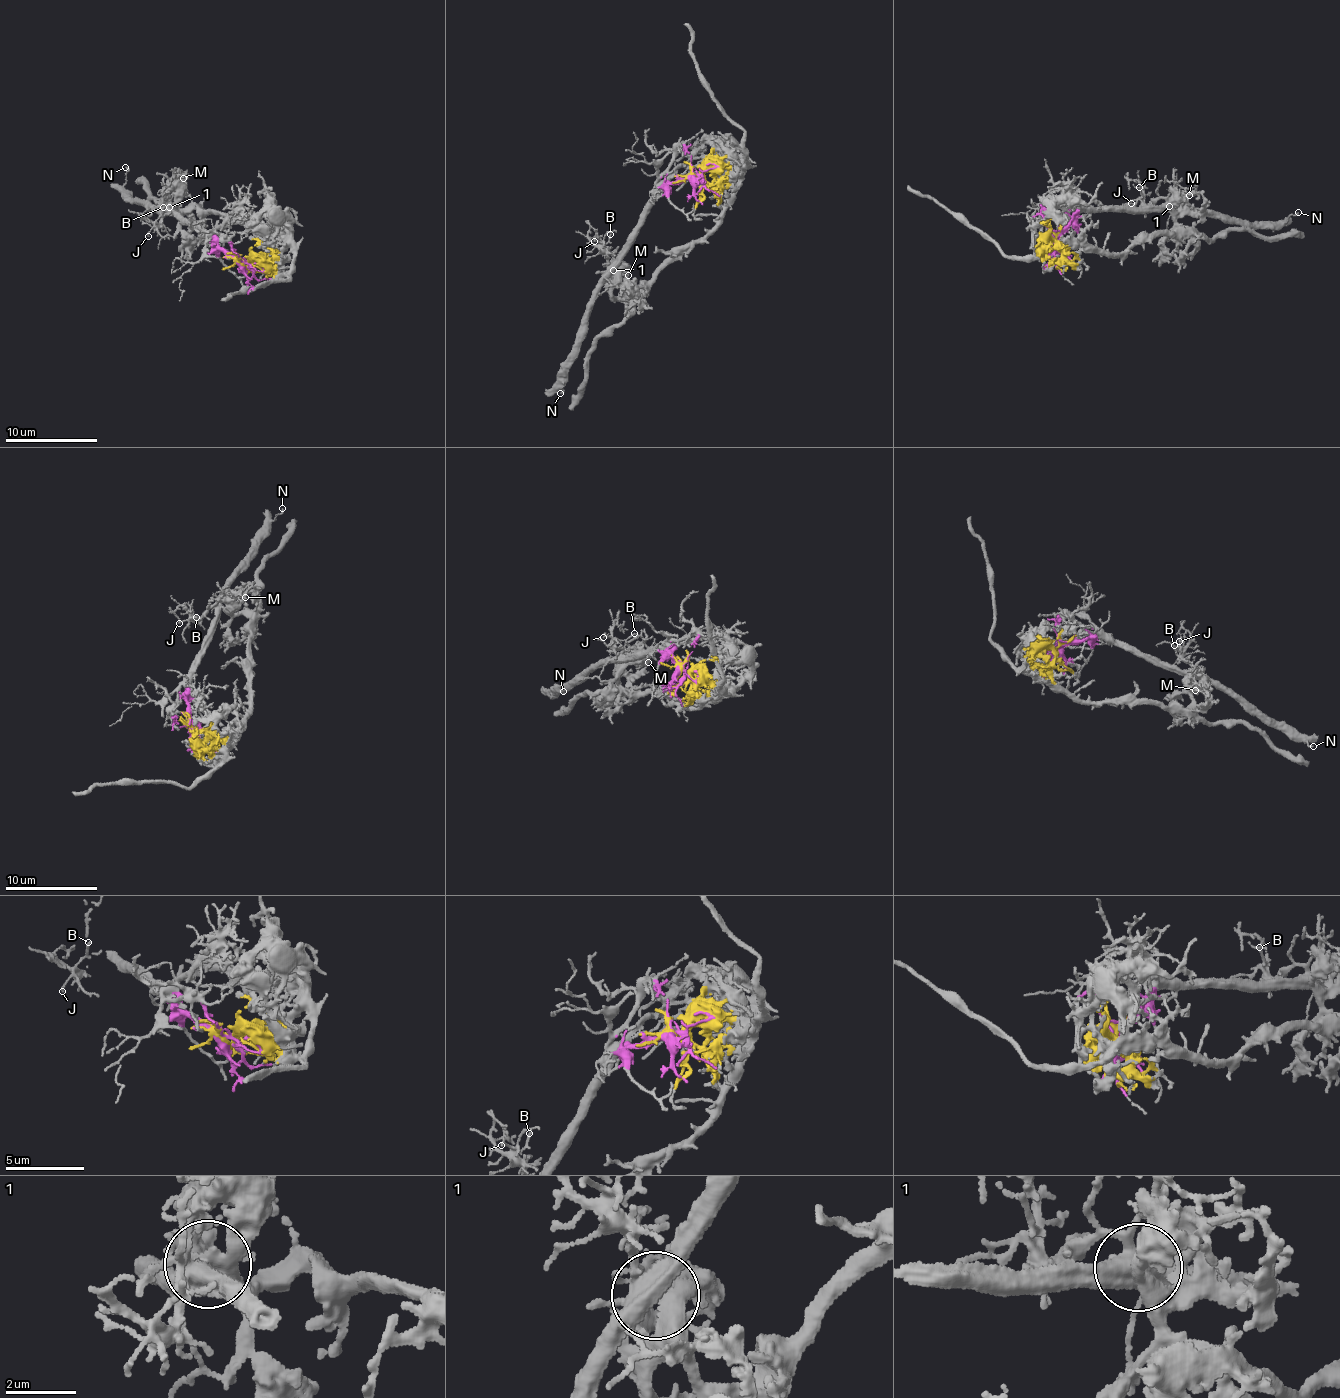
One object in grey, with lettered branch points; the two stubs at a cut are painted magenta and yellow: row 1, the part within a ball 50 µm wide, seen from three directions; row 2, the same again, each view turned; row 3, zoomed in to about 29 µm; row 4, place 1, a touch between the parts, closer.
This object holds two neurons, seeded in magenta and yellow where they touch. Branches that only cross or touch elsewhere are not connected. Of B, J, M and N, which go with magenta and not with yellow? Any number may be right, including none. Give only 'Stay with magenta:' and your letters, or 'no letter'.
Stay with magenta: B, J, N

